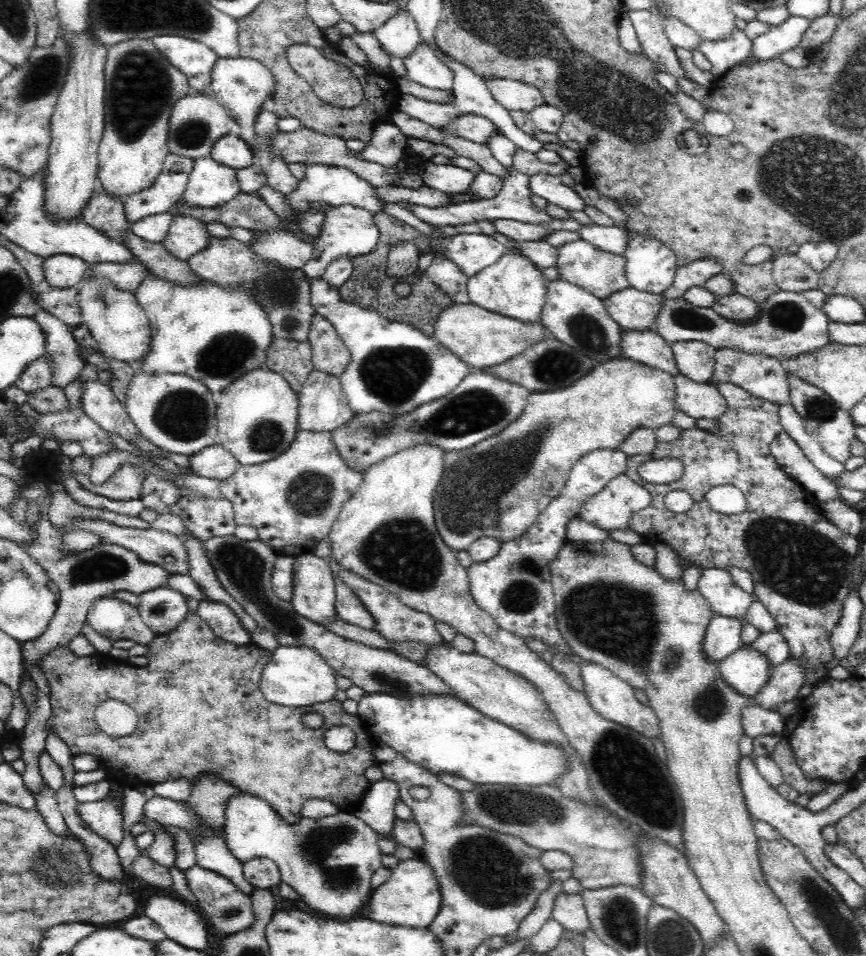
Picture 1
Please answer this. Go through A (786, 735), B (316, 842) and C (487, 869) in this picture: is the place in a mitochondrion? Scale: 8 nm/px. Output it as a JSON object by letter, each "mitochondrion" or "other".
{"A":"other","B":"mitochondrion","C":"mitochondrion"}

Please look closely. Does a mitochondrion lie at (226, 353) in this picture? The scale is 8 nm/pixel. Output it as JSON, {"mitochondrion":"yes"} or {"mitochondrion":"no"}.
{"mitochondrion":"yes"}

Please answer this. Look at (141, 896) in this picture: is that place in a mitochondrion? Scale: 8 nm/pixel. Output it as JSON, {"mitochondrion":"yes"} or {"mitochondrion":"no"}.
{"mitochondrion":"no"}

